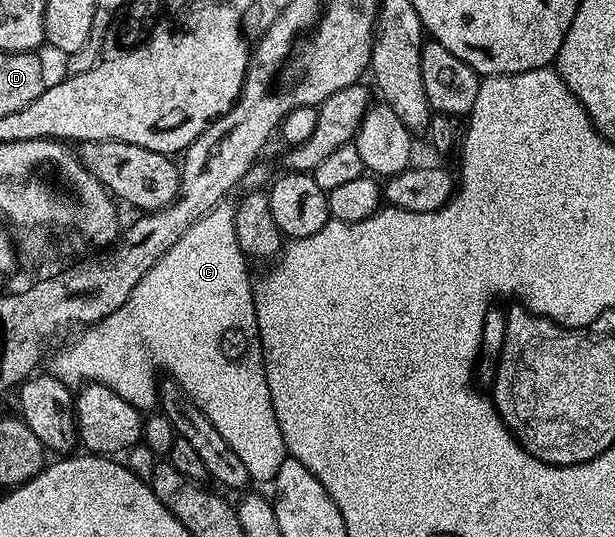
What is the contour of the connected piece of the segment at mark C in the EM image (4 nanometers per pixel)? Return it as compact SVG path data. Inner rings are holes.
M209 216L199 218L199 222L195 222L195 226L191 226L191 230L187 230L187 234L183 234L183 238L179 238L179 242L175 242L175 246L171 246L171 250L167 250L167 254L163 254L163 258L159 258L159 262L155 262L155 266L151 266L151 270L147 270L147 274L143 274L143 278L137 283L135 290L131 290L127 302L123 302L123 306L119 310L115 310L115 314L107 314L105 320L100 320L98 324L88 325L84 330L78 331L68 342L62 343L58 347L62 348L57 353L55 353L56 351L52 353L54 356L51 372L52 375L58 376L64 384L70 386L84 386L90 382L106 384L116 394L119 394L120 398L133 404L137 409L147 410L152 404L154 407L158 403L159 375L157 376L157 368L166 368L169 371L166 373L172 379L177 380L179 386L183 386L183 390L193 399L195 406L199 406L199 410L203 410L203 414L207 414L207 418L211 418L215 430L219 430L219 434L223 434L223 438L227 438L227 446L231 446L231 450L235 450L235 454L239 454L239 458L243 458L243 466L247 466L250 481L257 483L258 480L259 483L268 485L275 480L287 453L283 442L283 430L279 430L279 418L275 418L275 406L271 406L271 390L267 388L265 348L261 345L259 322L255 314L254 281L251 276L249 280L249 268L245 265L247 257L245 251L239 246L239 238L233 227L209 228L210 222Z

